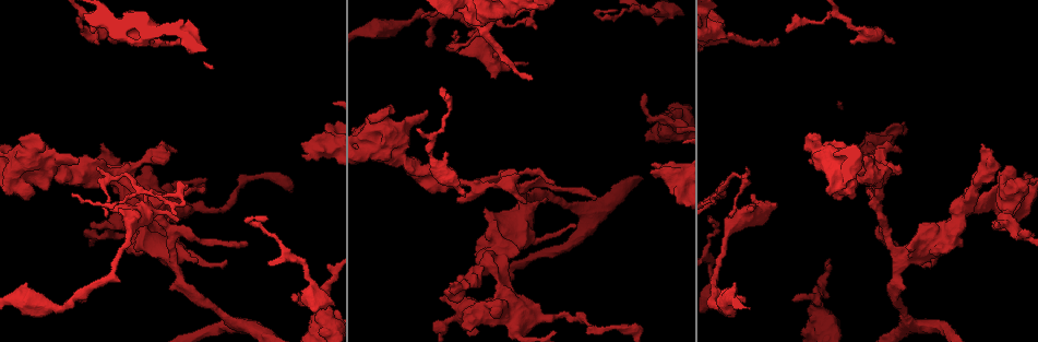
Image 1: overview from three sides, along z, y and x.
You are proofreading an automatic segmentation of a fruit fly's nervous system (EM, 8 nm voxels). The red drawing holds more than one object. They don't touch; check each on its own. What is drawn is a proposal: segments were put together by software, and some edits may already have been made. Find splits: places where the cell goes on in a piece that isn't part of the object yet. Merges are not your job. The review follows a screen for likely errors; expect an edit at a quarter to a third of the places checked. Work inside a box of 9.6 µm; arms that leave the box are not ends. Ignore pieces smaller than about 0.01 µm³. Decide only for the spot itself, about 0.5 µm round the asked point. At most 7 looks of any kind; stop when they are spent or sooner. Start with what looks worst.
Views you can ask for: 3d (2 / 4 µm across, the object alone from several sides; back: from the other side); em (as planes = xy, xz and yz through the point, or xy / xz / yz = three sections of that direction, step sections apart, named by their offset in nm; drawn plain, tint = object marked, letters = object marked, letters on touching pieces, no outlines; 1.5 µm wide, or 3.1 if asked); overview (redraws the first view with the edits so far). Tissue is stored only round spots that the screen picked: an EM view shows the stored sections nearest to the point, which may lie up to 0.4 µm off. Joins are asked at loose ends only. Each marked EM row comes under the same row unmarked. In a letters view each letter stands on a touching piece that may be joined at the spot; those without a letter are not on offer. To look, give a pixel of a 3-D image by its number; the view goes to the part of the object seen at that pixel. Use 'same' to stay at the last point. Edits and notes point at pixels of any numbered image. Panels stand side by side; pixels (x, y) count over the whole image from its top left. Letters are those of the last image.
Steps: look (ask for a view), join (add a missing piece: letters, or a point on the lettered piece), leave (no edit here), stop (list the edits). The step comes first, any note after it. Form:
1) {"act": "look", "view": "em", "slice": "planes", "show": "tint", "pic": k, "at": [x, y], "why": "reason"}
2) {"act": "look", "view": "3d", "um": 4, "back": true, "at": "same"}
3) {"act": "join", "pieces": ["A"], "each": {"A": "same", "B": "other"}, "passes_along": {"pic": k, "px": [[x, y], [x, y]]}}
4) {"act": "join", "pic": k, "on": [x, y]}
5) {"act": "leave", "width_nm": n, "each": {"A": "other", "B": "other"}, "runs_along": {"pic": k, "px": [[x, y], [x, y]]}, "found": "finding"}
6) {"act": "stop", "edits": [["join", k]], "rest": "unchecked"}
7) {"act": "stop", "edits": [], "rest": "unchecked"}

{"act": "look", "view": "3d", "um": 2, "pic": 1, "at": [715, 194]}

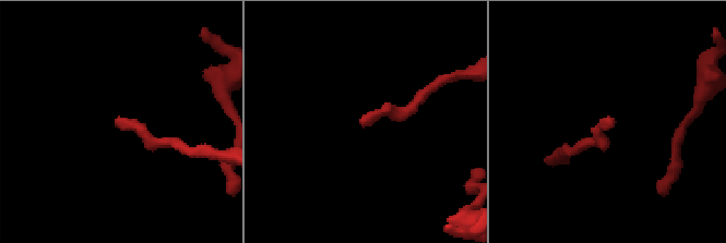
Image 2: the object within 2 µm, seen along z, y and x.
{"act": "look", "view": "em", "slice": "xy", "step": 4, "show": "letters", "pic": 2, "at": [115, 122], "why": "shape alone is not enough"}

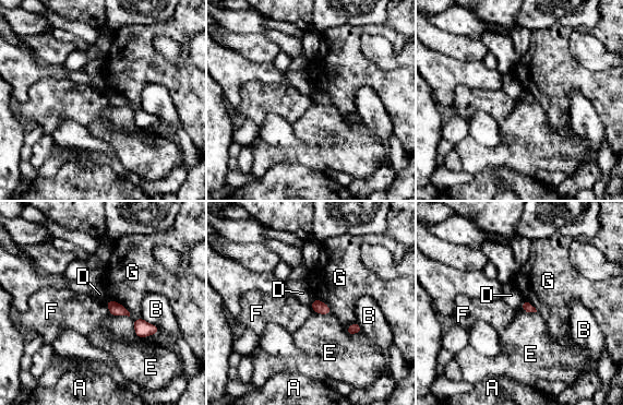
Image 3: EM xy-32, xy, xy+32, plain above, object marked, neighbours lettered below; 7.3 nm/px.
{"act": "leave", "each": {"A": "other", "B": "other", "D": "other", "E": "other", "F": "other", "G": "other"}, "border": {"pic": 3, "px": [[524, 299], [520, 309]]}, "found": "none of them fits"}

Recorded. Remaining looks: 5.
{"act": "look", "view": "3d", "um": 4, "pic": 1, "at": [446, 155], "why": "an open end"}

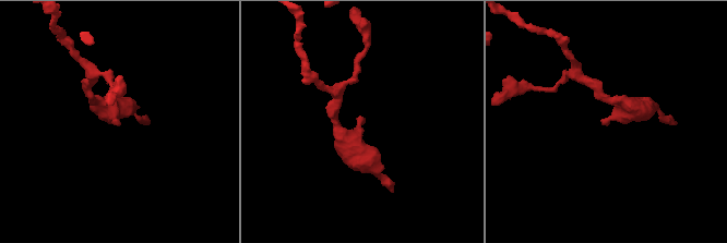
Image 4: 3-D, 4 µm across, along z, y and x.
{"act": "look", "view": "em", "slice": "planes", "show": "letters", "pic": 4, "at": [119, 125]}

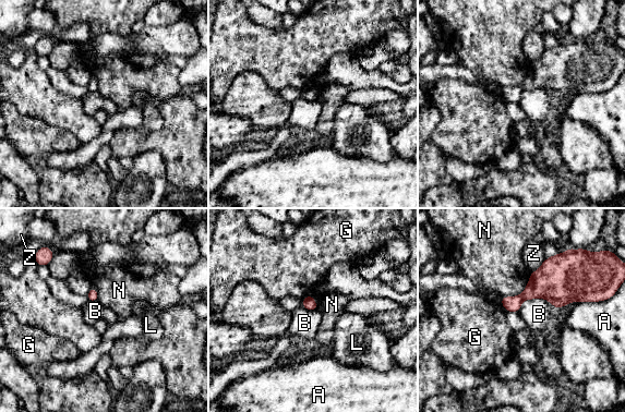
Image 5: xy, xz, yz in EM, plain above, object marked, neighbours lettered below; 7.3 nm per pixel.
{"act": "leave", "each": {"A": "other", "B": "other", "G": "other", "L": "other", "N": "other", "Z": "other"}, "border": {"pic": 5, "px": [[555, 307], [526, 299], [517, 312]]}, "found": "no lettered piece goes on from it"}

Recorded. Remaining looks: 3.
{"act": "look", "view": "em", "slice": "yz", "step": 8, "show": "tint", "pic": 1, "at": [981, 143], "why": "an open end"}

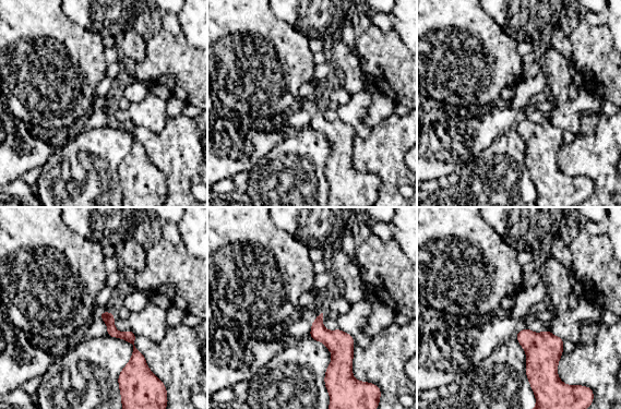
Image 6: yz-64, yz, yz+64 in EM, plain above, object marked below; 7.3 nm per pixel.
{"act": "look", "view": "em", "slice": "planes", "show": "letters", "at": "same", "why": "cut it another way"}

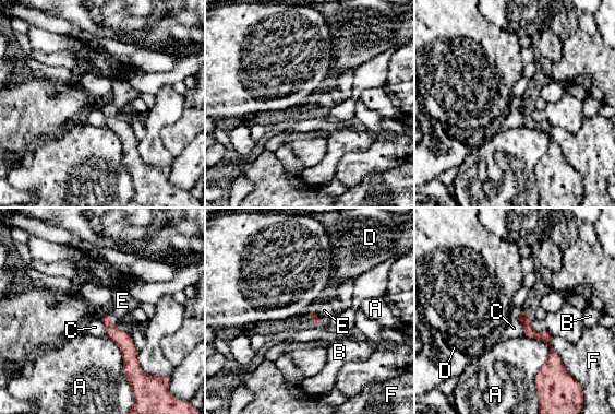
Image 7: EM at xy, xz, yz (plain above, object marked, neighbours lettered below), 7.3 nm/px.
{"act": "join", "pieces": ["E"], "each": {"A": "other", "B": "other", "C": "other", "D": "other", "E": "same", "F": "other"}, "passes_along": {"pic": 7, "px": [[314, 318], [317, 316], [324, 310]]}, "found": "the cell continues"}

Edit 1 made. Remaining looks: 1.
{"act": "stop", "edits": [["join", 7]], "rest": "unchecked"}

